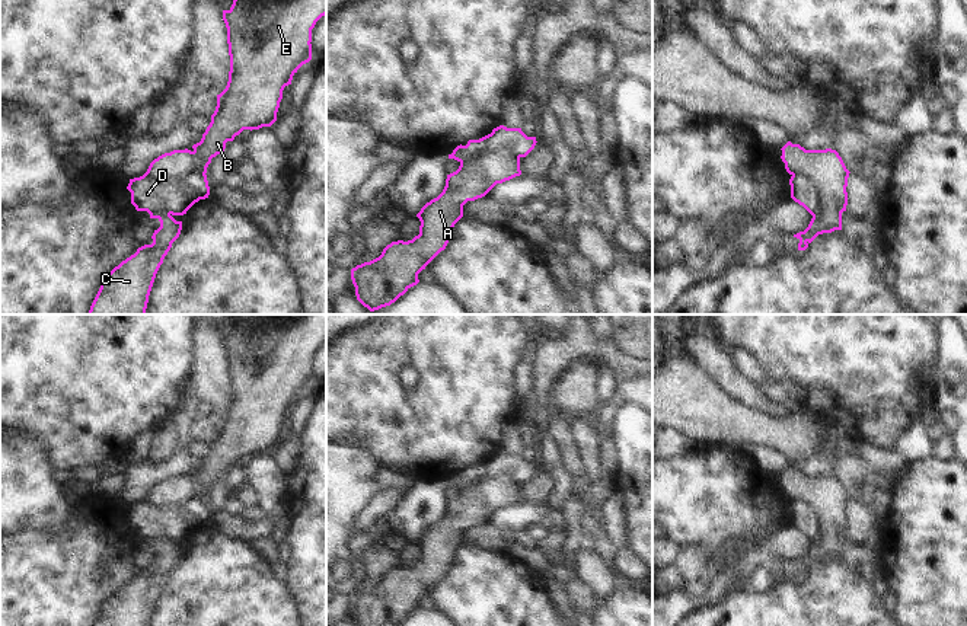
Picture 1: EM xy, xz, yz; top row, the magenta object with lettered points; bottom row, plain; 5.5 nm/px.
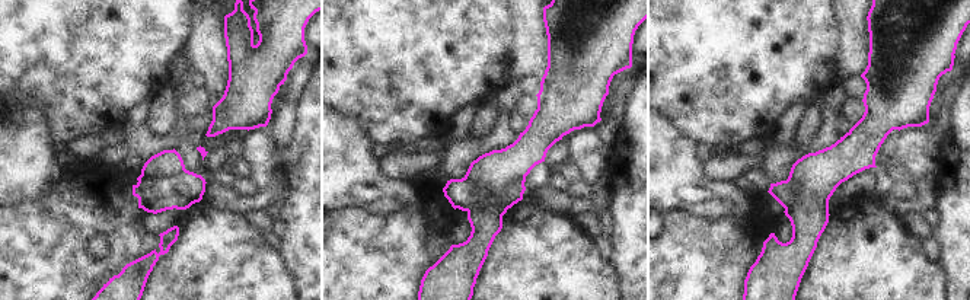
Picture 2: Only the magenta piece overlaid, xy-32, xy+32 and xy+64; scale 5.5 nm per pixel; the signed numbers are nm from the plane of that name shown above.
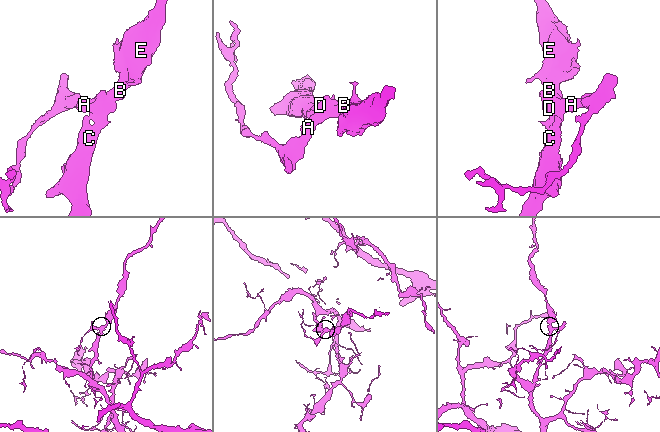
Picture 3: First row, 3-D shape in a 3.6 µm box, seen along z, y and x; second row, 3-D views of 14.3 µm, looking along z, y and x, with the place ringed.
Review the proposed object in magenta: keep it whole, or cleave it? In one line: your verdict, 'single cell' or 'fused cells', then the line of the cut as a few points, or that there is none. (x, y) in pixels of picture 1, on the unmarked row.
fused cells; cut xy (204, 498), (188, 498), (176, 507), (158, 507), (144, 500)

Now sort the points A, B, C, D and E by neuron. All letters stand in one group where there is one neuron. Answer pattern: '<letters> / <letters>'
A B C E / D

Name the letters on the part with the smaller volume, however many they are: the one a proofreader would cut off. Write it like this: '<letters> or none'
D

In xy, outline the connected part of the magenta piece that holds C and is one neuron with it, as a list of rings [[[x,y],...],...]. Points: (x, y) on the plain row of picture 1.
[[[151,540],[150,544],[160,547],[151,562],[153,569],[138,574],[108,598],[95,626],[149,626],[156,600],[182,556],[182,547],[169,540]]]

